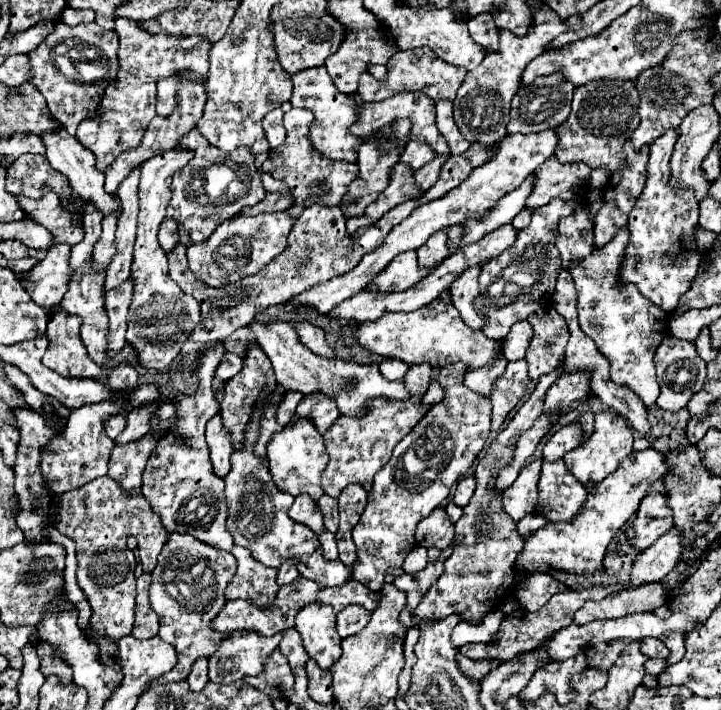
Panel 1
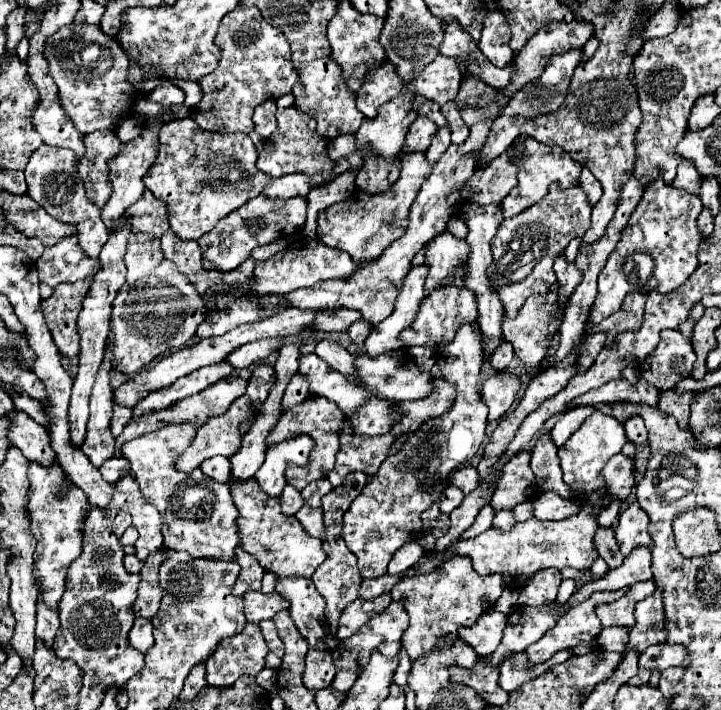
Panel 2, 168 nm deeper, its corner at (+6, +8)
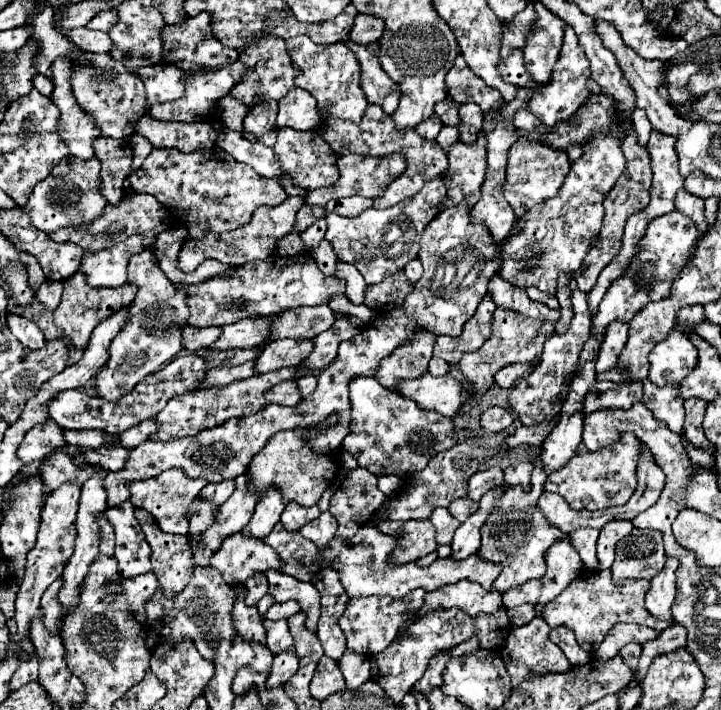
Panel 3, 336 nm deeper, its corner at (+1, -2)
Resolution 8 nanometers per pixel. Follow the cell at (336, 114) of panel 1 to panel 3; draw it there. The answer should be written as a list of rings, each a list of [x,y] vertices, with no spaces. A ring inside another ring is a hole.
[[[306,35],[292,37],[286,41],[286,45],[288,45],[294,65],[302,71],[302,75],[296,79],[296,85],[300,89],[306,89],[308,93],[312,93],[322,121],[326,123],[330,119],[346,119],[352,123],[360,123],[362,115],[368,107],[368,101],[362,95],[362,89],[358,85],[360,71],[358,71],[358,61],[354,59],[354,53],[344,43],[322,47],[314,41],[310,41]]]

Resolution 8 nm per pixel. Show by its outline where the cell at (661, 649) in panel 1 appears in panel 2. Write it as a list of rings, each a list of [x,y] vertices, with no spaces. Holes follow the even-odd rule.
[[[657,643],[651,645],[641,653],[639,667],[649,671],[663,671],[669,667],[681,667],[689,665],[689,653],[683,645],[669,645],[669,643]]]

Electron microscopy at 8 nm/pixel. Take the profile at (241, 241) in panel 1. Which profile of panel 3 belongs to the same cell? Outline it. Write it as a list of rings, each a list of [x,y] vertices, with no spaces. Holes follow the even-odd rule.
[[[288,197],[284,203],[276,207],[258,207],[250,219],[250,223],[244,223],[236,227],[234,231],[222,233],[222,235],[204,235],[199,240],[189,239],[182,245],[182,251],[178,256],[178,267],[184,272],[194,271],[204,259],[218,259],[230,267],[240,267],[242,263],[250,263],[256,259],[266,259],[266,255],[274,255],[276,245],[280,239],[284,239],[296,225],[296,213],[302,207],[302,197]]]

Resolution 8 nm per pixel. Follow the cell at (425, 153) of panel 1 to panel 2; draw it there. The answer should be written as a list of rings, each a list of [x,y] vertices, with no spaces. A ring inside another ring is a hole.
[[[417,117],[413,121],[413,125],[409,127],[409,133],[405,137],[405,151],[413,153],[413,151],[425,151],[433,139],[437,131],[437,125],[425,117]]]

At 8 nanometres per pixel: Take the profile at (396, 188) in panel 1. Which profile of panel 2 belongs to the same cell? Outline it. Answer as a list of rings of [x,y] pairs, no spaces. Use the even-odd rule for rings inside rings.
[[[425,153],[405,155],[401,159],[401,177],[389,191],[379,195],[367,195],[356,191],[341,203],[333,203],[331,207],[319,211],[317,215],[319,241],[325,243],[327,247],[349,253],[351,259],[357,261],[359,265],[381,257],[387,245],[391,245],[405,233],[405,225],[409,221],[409,207],[415,201],[421,183],[431,175],[431,169],[433,165],[425,161]]]

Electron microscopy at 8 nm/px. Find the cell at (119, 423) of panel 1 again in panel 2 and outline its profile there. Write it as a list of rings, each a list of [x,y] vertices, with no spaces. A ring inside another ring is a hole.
[[[115,405],[113,409],[113,419],[111,419],[111,431],[113,437],[119,437],[123,427],[127,425],[127,421],[133,417],[133,407],[125,407],[125,405]]]

